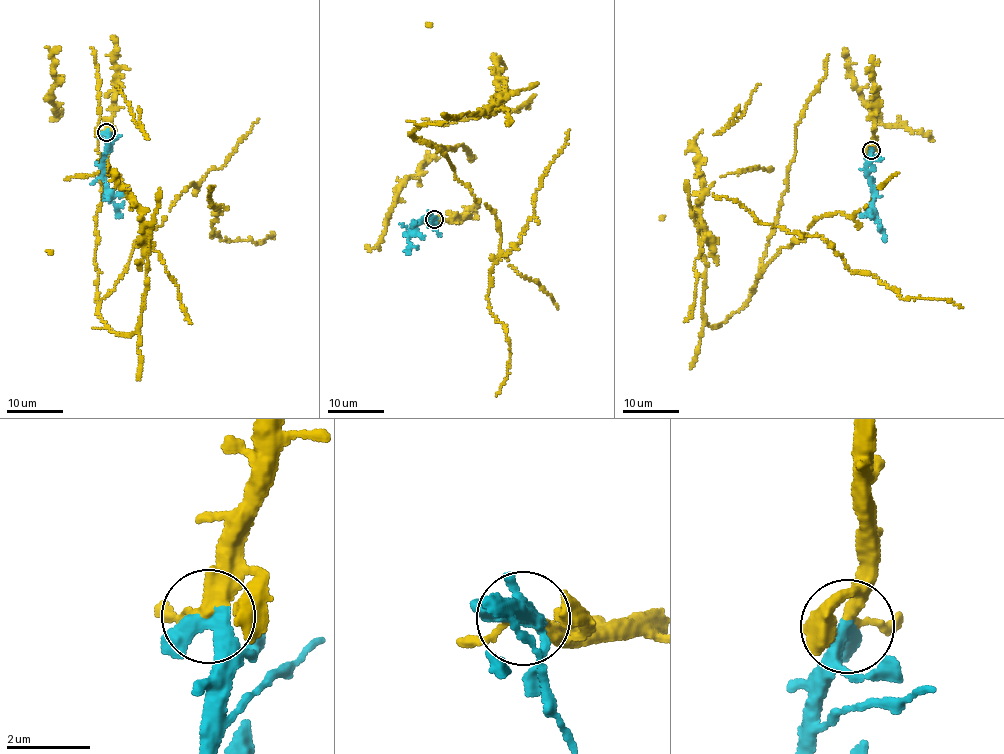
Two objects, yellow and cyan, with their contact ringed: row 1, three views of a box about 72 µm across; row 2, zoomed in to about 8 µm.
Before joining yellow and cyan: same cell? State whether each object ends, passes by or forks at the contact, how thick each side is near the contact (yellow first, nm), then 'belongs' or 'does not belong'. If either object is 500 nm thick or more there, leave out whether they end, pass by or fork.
yellow passes by | cyan passes by | 280/380 nm | belongs

